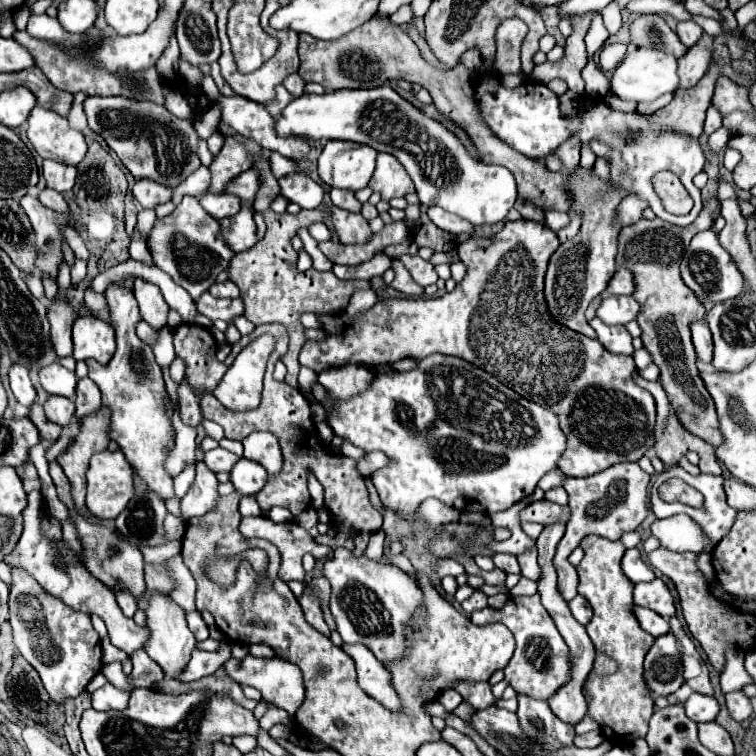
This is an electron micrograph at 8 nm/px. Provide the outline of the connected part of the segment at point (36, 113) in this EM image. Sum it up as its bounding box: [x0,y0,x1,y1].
[27,107,87,165]

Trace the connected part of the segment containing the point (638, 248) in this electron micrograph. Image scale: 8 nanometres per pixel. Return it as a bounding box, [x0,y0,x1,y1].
[617,201,725,447]

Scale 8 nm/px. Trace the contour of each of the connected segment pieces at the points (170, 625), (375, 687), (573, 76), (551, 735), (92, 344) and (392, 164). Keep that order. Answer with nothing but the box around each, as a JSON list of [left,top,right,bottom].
[[145,593,197,679],[343,643,399,709],[531,13,591,95],[519,695,575,751],[73,317,115,365],[369,155,415,201]]

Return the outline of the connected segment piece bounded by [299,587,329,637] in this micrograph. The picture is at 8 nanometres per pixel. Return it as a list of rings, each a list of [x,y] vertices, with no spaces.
[[[307,587],[305,593],[299,597],[299,603],[301,603],[303,611],[305,611],[305,619],[307,619],[307,623],[309,623],[313,629],[317,629],[319,633],[323,633],[325,637],[329,637],[329,627],[327,627],[327,623],[323,621],[321,607],[319,607],[319,603],[315,601],[315,597],[309,595],[309,587]]]

